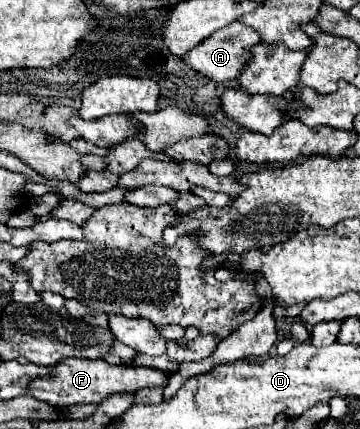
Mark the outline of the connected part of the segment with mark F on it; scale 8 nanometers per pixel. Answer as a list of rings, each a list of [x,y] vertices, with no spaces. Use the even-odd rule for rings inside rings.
[[[69,360],[61,362],[61,366],[53,366],[53,378],[41,378],[41,382],[33,382],[29,386],[29,394],[41,398],[43,402],[53,402],[53,406],[75,406],[75,404],[101,404],[111,394],[135,394],[143,388],[165,388],[169,382],[169,372],[149,368],[149,366],[113,366],[105,360]]]

